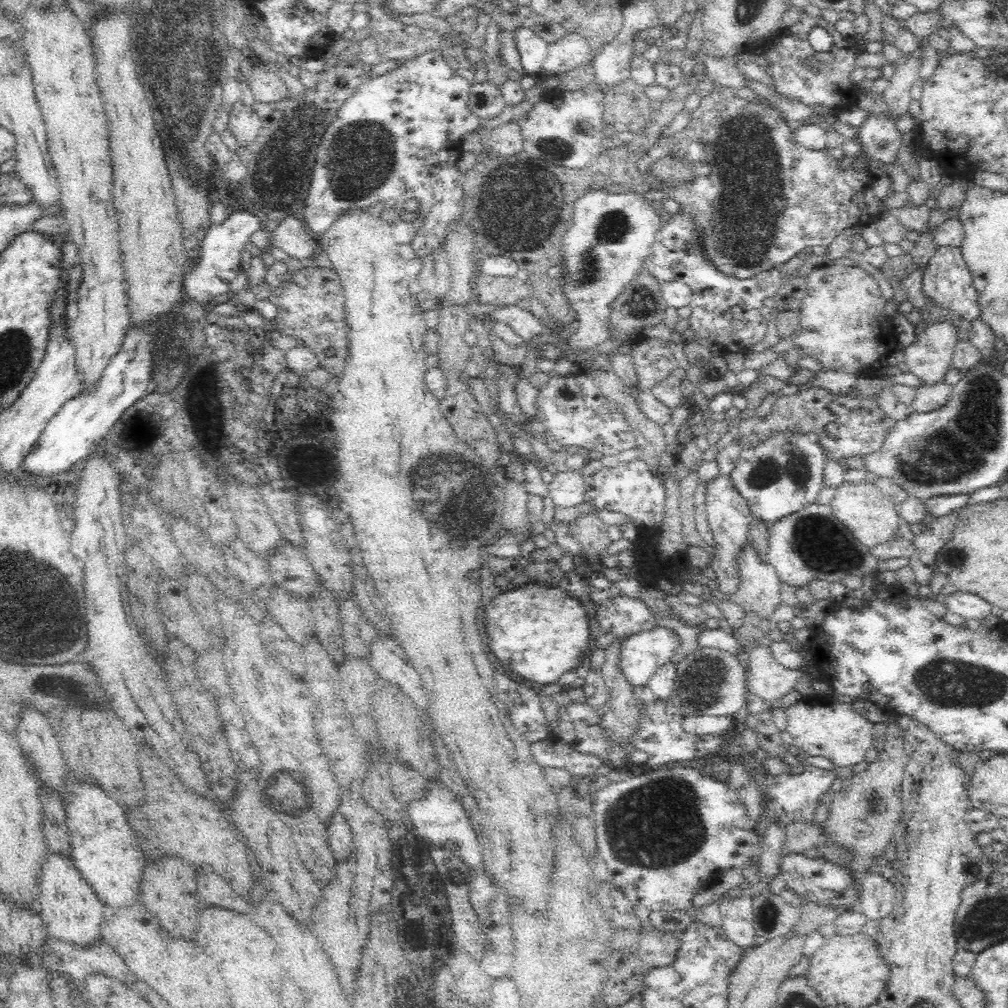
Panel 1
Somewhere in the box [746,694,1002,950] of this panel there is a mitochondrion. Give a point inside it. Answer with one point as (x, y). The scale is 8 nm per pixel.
(768, 913)

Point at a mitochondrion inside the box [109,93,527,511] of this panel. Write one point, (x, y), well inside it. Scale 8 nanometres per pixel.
(362, 151)

